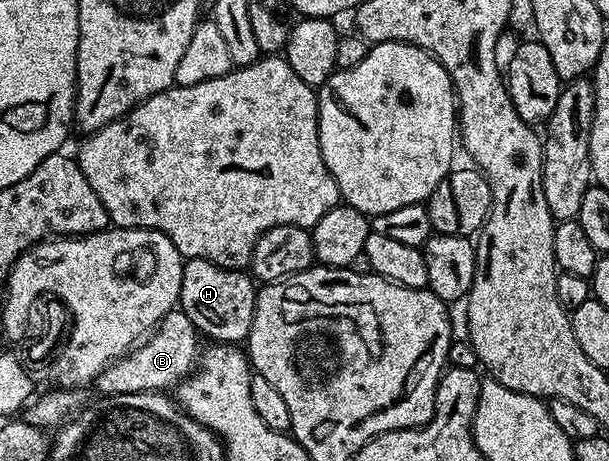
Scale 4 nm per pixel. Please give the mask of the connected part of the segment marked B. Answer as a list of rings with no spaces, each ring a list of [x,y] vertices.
[[[179,308],[172,310],[139,345],[103,370],[94,379],[94,387],[96,386],[98,393],[105,394],[109,399],[123,394],[171,391],[196,369],[202,353],[199,341],[201,342],[201,339],[196,326],[184,315],[184,311]]]

